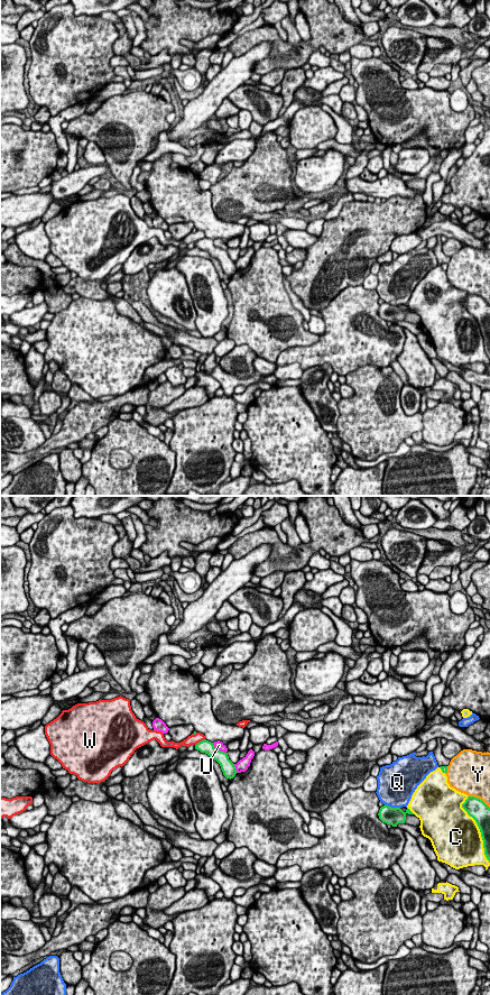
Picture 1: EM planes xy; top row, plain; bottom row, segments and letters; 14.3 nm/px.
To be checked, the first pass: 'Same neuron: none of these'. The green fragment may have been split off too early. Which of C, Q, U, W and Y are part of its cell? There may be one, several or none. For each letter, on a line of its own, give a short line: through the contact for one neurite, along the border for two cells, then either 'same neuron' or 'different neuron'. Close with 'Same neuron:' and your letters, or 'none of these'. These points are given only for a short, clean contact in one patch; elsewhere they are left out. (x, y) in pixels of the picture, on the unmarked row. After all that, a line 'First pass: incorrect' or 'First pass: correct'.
C: different neuron
Q: different neuron
U: different neuron
W: different neuron
Y: different neuron
Same neuron: none of these
First pass: correct

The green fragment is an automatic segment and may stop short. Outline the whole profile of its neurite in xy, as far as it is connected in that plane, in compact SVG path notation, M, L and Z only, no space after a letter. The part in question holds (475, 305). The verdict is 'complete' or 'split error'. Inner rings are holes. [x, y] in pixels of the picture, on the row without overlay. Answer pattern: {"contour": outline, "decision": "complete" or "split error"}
{"contour": "M468 294L462 305L475 317L483 338L484 352L490 360L490 305L474 294Z", "decision": "complete"}

